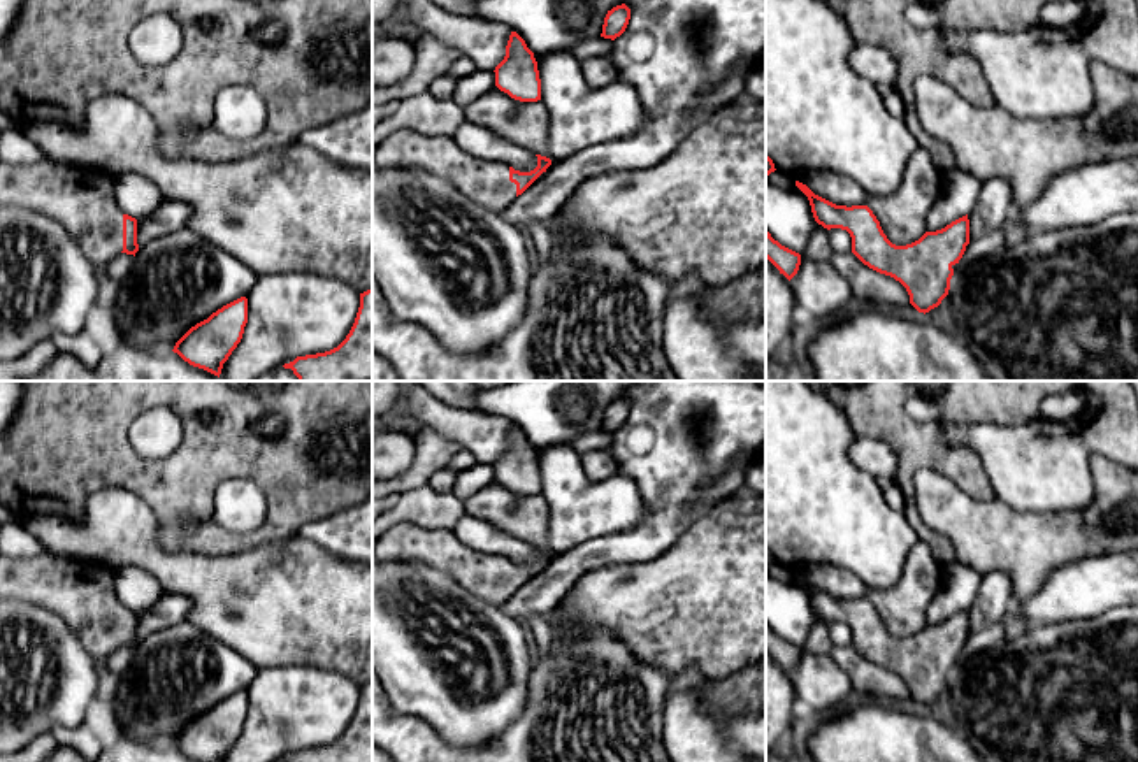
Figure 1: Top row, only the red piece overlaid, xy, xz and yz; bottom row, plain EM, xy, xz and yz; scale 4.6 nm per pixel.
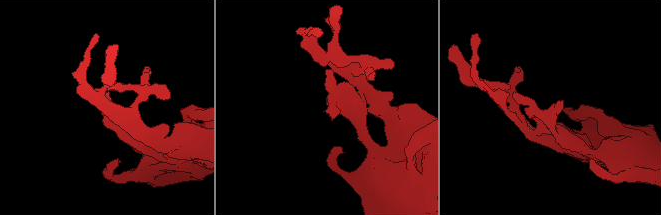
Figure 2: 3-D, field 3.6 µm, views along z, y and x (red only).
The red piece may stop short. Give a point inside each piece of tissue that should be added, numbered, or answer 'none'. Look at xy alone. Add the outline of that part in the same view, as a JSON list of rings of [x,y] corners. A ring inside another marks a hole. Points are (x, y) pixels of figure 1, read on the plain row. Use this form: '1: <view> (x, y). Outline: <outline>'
1: xy (81, 592). Outline: [[[49,551],[28,560],[0,557],[0,599],[53,611],[98,664],[123,644],[125,606],[105,564]]]

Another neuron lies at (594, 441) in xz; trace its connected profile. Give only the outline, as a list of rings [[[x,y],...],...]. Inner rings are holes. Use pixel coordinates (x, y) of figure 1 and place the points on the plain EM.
[[[599,430],[599,432],[588,432],[578,439],[562,444],[574,448],[580,455],[599,453],[609,449],[609,446],[613,444],[613,437],[615,434]]]

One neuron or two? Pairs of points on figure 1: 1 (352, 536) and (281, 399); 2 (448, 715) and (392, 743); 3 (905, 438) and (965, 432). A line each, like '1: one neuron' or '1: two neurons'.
1: two neurons
2: two neurons
3: two neurons

